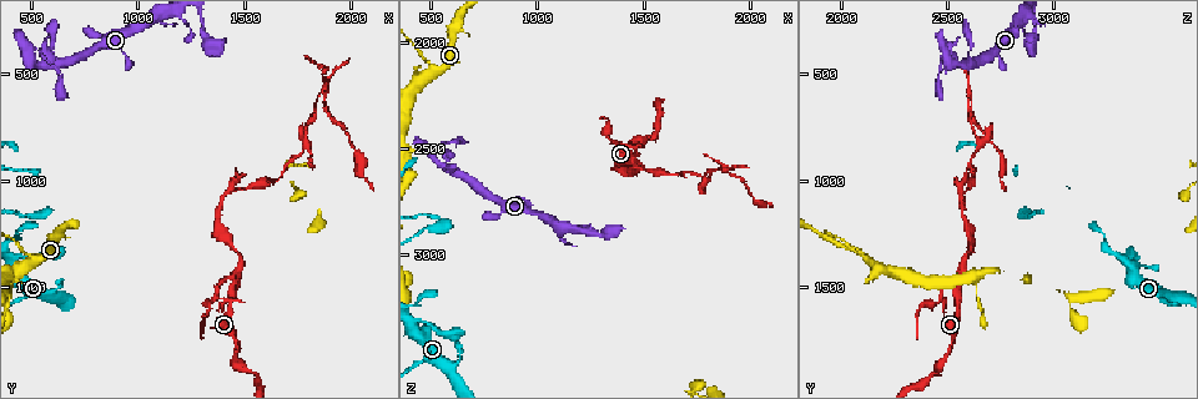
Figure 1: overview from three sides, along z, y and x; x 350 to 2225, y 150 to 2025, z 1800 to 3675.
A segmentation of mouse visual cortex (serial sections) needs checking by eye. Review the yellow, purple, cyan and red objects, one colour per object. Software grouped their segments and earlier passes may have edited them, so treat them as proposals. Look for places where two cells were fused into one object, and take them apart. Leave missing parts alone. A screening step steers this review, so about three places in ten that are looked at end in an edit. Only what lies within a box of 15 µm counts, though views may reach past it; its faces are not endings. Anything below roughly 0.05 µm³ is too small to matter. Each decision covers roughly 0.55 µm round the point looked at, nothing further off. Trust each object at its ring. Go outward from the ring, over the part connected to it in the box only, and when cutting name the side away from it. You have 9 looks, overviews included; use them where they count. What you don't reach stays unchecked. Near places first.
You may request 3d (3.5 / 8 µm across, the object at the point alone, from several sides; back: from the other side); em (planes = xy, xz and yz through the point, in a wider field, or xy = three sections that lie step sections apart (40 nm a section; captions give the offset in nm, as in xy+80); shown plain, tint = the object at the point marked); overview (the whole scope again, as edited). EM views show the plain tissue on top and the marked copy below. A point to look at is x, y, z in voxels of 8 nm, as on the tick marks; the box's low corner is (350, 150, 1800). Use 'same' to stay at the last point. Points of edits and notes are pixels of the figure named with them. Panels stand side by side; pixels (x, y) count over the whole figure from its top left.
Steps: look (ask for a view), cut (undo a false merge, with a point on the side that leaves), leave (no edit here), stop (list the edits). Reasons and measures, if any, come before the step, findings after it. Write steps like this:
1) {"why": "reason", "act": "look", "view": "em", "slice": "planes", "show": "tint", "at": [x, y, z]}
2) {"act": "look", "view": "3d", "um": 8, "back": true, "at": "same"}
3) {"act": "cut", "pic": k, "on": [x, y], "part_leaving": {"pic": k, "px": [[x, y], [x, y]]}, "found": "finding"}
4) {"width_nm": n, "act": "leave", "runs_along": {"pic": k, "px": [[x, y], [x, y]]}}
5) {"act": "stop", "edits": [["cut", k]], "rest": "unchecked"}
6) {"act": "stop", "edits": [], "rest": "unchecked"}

{"why": "calibre changes", "act": "look", "view": "3d", "um": 3.5, "at": [500, 1380, 2140]}

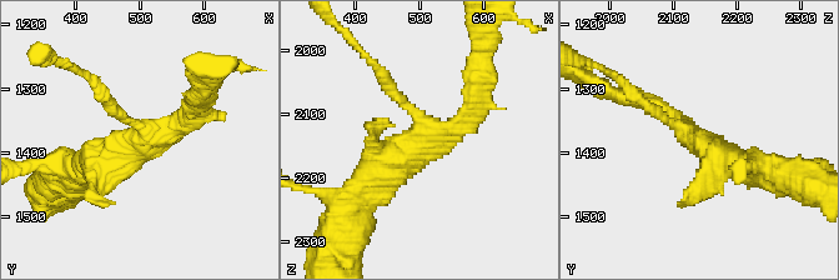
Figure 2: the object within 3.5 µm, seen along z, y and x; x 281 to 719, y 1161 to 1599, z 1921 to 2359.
{"act": "look", "view": "em", "slice": "xy", "step": 5, "show": "tint", "at": [510, 1390, 2150]}

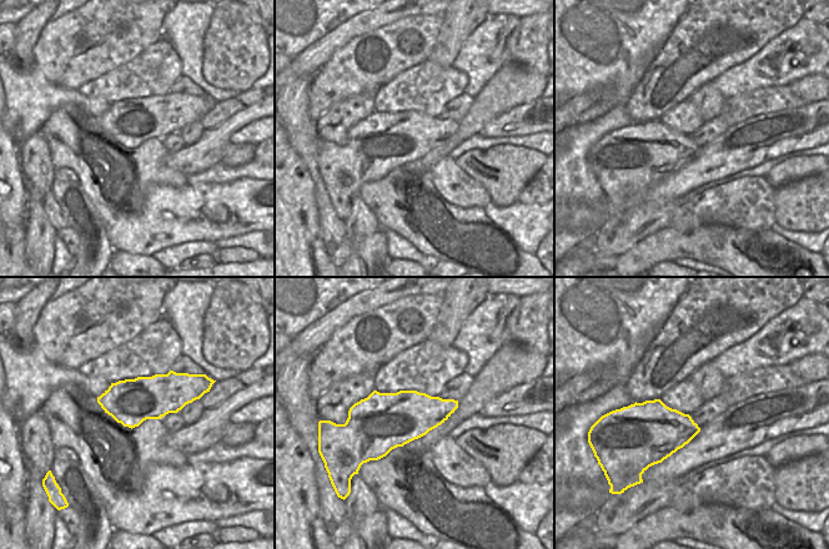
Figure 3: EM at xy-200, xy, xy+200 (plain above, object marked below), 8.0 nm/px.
{"width_nm": 460, "act": "cut", "pic": 2, "on": [387, 84], "part_leaving": {"pic": 2, "px": [[410, 109], [341, 33]]}, "found": "two cells meet here"}

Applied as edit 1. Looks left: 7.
{"act": "look", "view": "overview"}

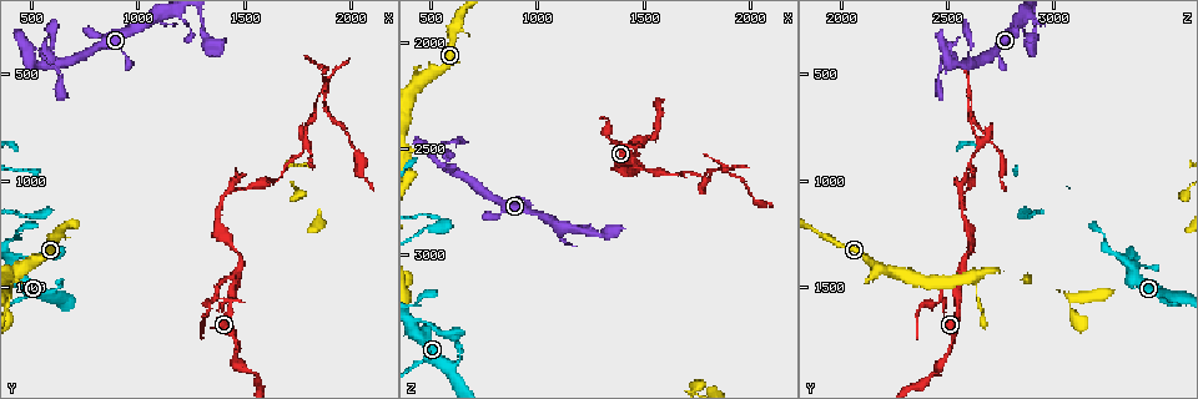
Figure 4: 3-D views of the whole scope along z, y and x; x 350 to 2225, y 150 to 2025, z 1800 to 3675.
{"why": "three-way junction", "act": "look", "view": "3d", "um": 3.5, "at": [490, 400, 2500]}

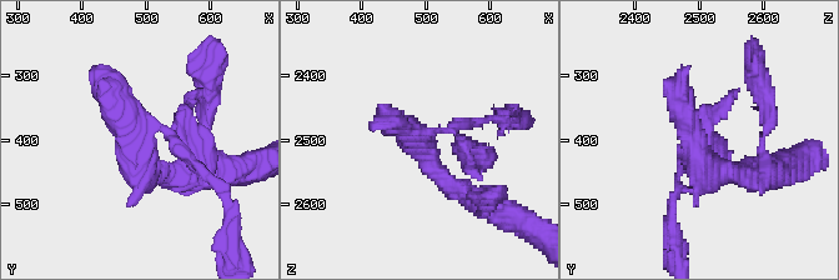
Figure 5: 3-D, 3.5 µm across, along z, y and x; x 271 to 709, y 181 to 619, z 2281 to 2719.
{"act": "look", "view": "em", "slice": "planes", "show": "tint", "at": [490, 390, 2495]}

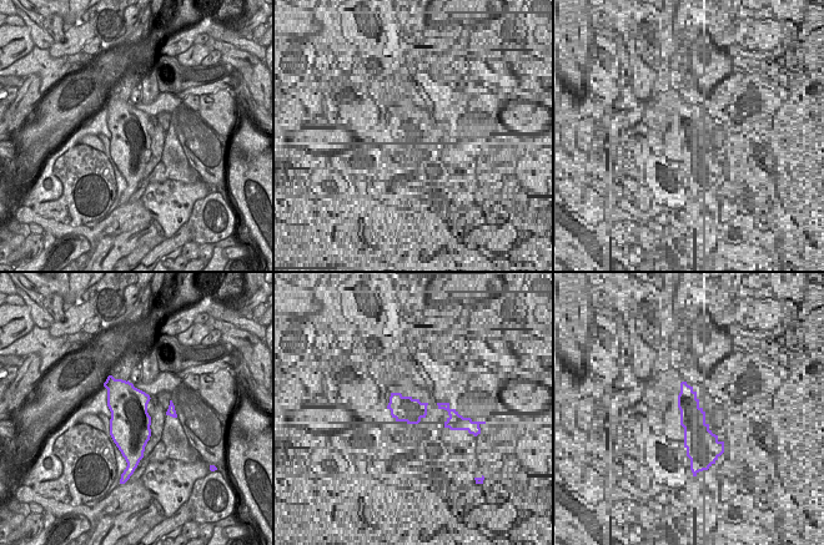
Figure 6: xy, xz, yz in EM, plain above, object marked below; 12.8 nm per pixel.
{"act": "cut", "pic": 5, "on": [488, 164], "part_leaving": {"pic": 5, "px": [[455, 135], [470, 150], [485, 150]]}, "found": "two cells meet here"}

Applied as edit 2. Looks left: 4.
{"act": "look", "view": "overview"}

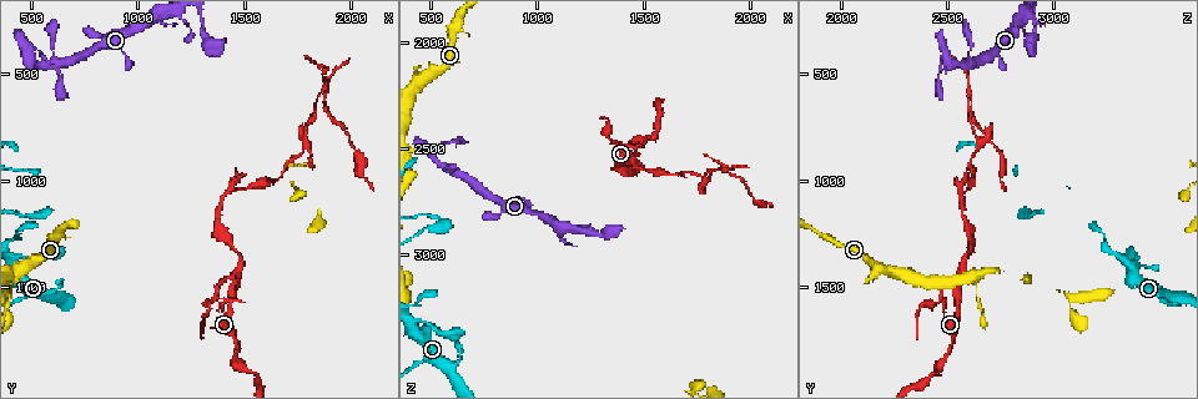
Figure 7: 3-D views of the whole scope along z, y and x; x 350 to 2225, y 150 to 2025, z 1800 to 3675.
{"why": "two arms in line, one across", "act": "look", "view": "3d", "um": 8, "at": [1450, 1470, 2550]}

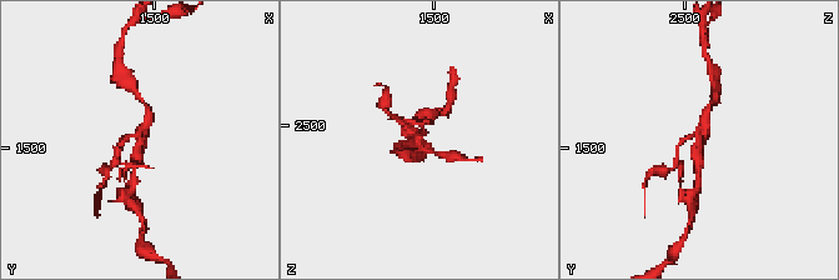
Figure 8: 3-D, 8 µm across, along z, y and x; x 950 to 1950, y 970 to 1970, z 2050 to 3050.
{"arms": 3, "arm_widths_nm": [150, 200, 250], "act": "look", "view": "em", "slice": "xy", "step": 3, "show": "tint", "at": [1460, 1480, 2560]}

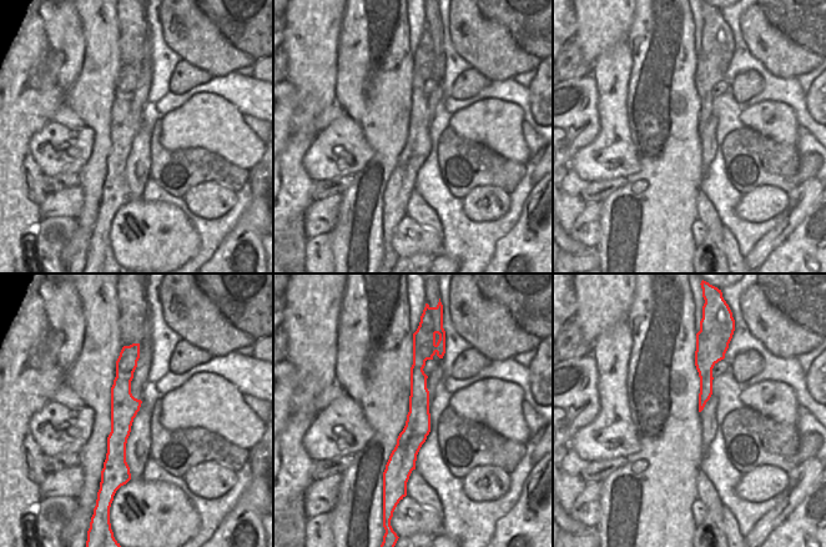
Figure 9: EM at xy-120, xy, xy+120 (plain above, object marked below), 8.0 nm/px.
{"act": "leave", "runs_along": {"pic": 9, "px": [[423, 349], [403, 478]]}, "found": "one cell here"}

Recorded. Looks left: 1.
{"act": "stop", "edits": [["cut", 2], ["cut", 5]], "rest": "unchecked"}

